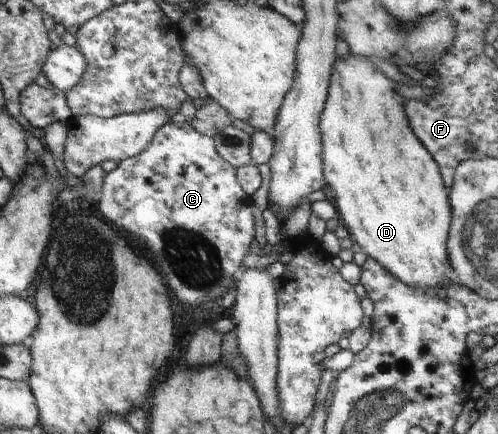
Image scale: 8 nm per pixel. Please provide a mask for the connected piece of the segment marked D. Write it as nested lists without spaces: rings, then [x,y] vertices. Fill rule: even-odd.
[[[348,53],[331,64],[327,100],[319,114],[322,137],[322,171],[325,184],[334,192],[339,222],[349,237],[385,271],[411,287],[435,289],[442,283],[459,284],[448,264],[445,242],[451,210],[447,190],[430,153],[408,126],[403,98],[395,93],[395,83],[362,55]]]

